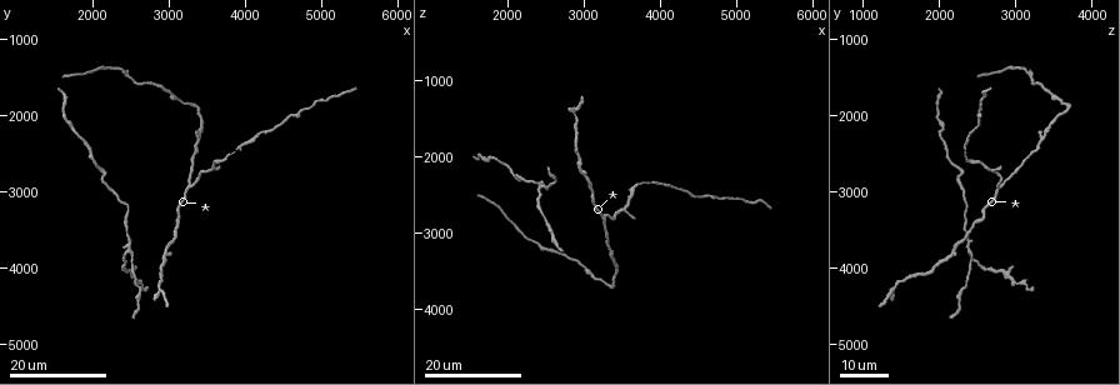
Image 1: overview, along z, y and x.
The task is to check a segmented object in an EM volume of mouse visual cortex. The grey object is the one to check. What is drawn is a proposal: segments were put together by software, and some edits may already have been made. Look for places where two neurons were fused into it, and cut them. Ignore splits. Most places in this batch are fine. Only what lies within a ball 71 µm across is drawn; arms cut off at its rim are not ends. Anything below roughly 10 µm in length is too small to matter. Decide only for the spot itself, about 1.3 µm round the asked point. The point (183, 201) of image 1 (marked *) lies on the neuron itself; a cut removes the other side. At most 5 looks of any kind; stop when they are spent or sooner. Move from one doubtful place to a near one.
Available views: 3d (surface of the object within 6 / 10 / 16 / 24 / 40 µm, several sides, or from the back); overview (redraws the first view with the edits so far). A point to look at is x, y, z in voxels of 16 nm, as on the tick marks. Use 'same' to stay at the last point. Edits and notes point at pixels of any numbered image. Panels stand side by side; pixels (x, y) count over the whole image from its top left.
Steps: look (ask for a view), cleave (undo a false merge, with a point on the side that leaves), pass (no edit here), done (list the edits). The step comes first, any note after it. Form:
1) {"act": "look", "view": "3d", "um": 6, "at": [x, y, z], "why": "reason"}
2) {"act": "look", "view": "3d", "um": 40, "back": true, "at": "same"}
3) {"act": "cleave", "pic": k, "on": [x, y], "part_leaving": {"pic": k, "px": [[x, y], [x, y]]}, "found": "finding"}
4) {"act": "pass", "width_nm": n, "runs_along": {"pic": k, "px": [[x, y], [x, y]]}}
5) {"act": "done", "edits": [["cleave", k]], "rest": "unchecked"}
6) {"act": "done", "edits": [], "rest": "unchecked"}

{"act": "look", "view": "3d", "um": 24, "at": [3250, 2900, 2750], "why": "three arms meet"}

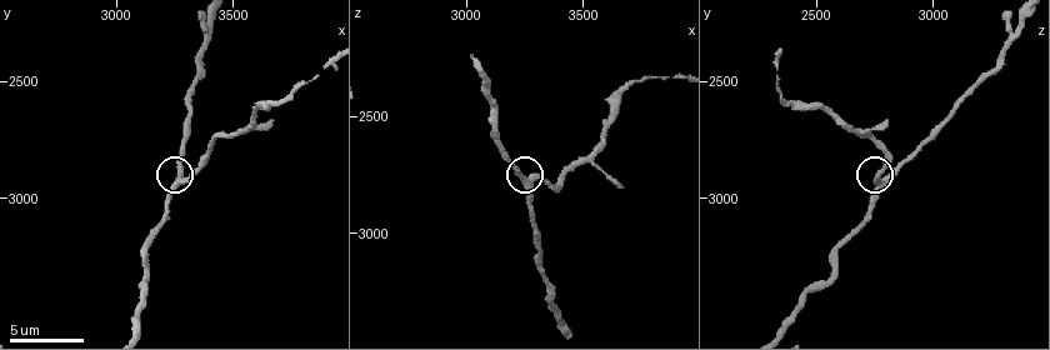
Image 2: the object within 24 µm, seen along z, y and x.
{"act": "look", "view": "3d", "um": 6, "at": [3270, 2920, 2780]}

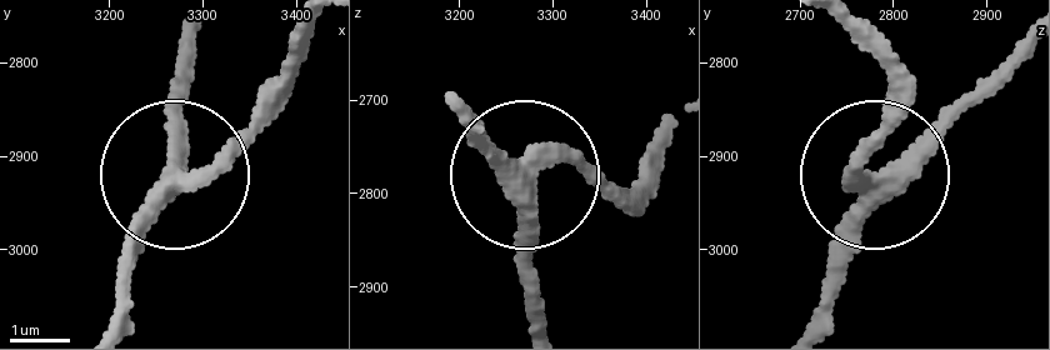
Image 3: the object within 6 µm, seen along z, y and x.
{"act": "pass", "runs_along": {"pic": 3, "px": [[458, 104], [518, 174], [576, 164], [646, 193]]}, "found": "continuous, no second neuron"}

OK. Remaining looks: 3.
{"act": "look", "view": "3d", "um": 16, "at": [3050, 1750, 3450], "why": "sudden change in width"}

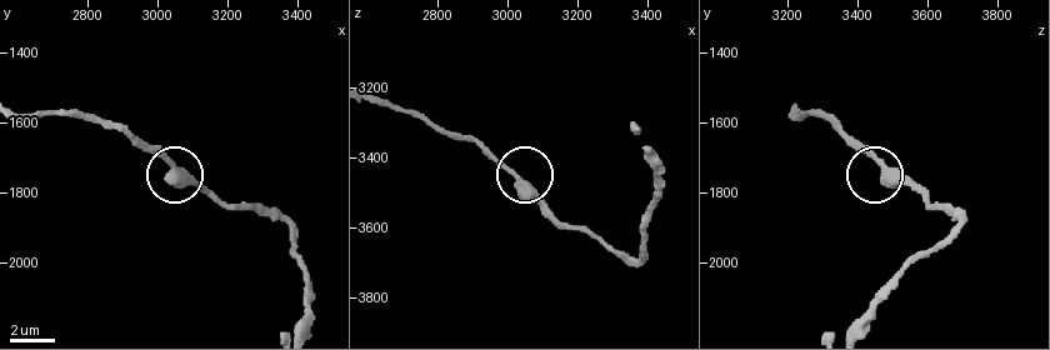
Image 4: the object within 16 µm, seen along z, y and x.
{"act": "look", "view": "3d", "um": 10, "at": [3030, 1710, 3450]}

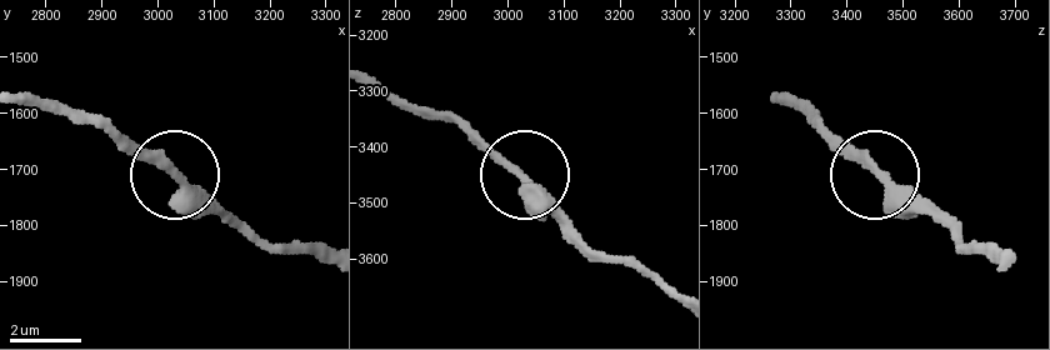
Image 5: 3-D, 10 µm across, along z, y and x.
{"act": "pass", "runs_along": {"pic": 5, "px": [[673, 298], [591, 250], [469, 128]]}, "found": "all the same neuron"}

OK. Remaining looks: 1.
{"act": "done", "edits": [], "rest": "unchecked"}

